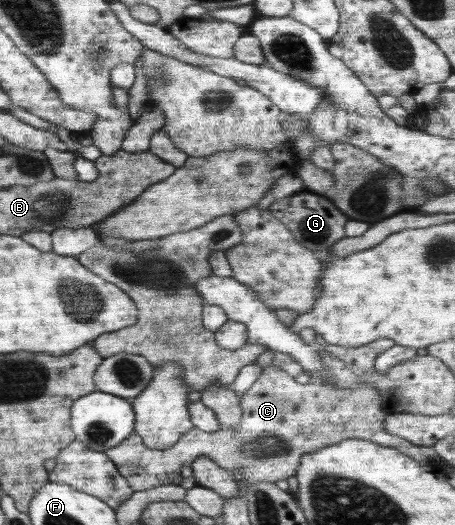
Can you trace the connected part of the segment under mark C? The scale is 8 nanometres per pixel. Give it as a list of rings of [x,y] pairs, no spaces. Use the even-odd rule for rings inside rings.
[[[274,365],[264,367],[258,379],[242,395],[239,406],[242,417],[236,428],[218,431],[203,431],[192,427],[185,432],[174,446],[158,450],[146,446],[142,437],[132,433],[118,446],[105,450],[108,458],[117,466],[118,472],[129,482],[133,491],[148,490],[157,486],[168,485],[172,475],[180,475],[182,466],[191,466],[198,457],[207,456],[215,460],[222,468],[229,470],[238,482],[272,482],[290,478],[295,474],[303,454],[318,450],[326,445],[339,443],[347,438],[369,440],[380,445],[397,448],[402,454],[416,462],[437,460],[437,452],[433,446],[415,445],[401,436],[389,433],[384,428],[386,412],[380,408],[382,399],[374,386],[366,383],[357,384],[354,388],[333,389],[322,384],[320,380],[312,380],[308,384],[298,383],[287,372]]]

